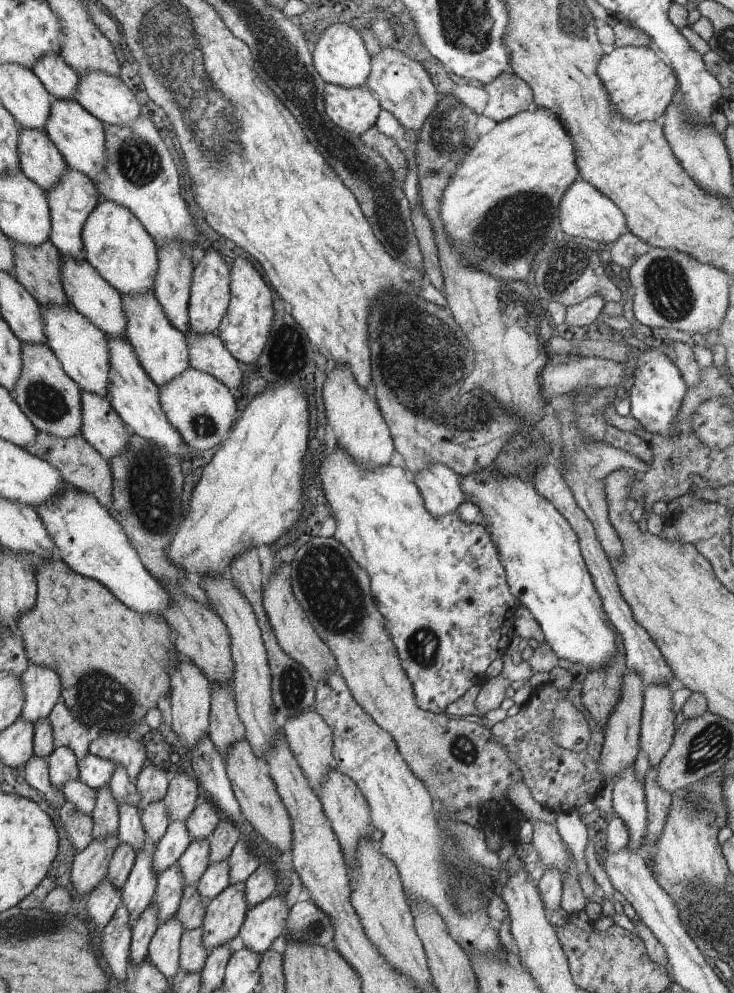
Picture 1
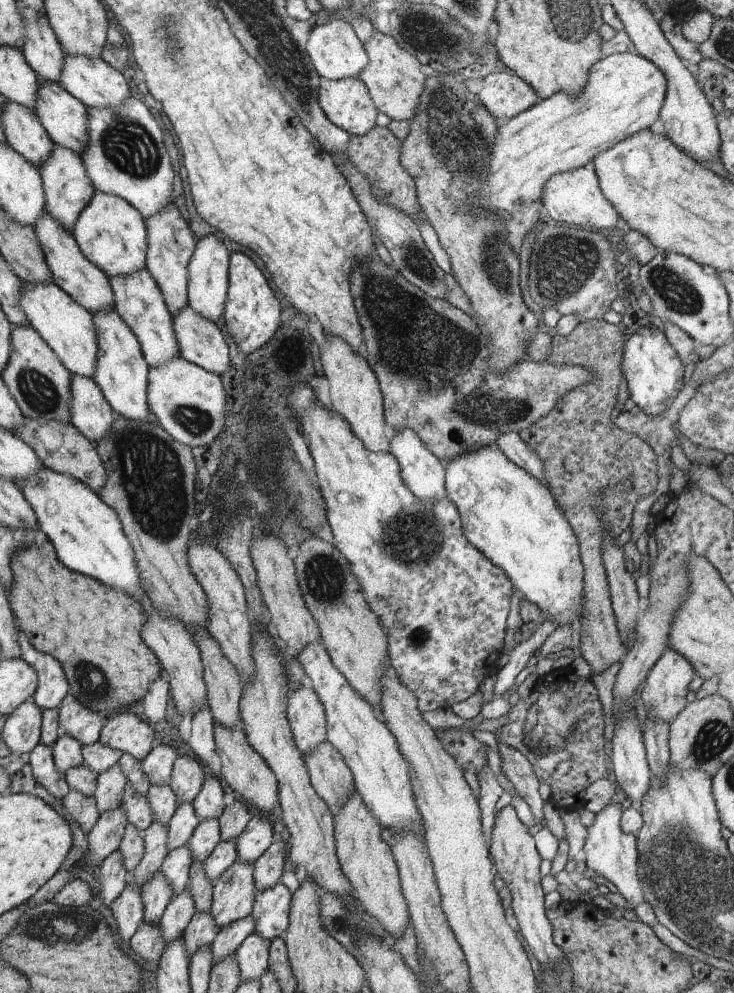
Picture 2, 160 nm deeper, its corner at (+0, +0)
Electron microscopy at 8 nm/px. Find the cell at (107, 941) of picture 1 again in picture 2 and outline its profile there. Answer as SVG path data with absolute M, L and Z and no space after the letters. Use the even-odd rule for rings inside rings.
M128 881L120 896L109 906L112 909L118 934L123 939L131 939L138 927L144 922L144 905L141 899L141 889Z

